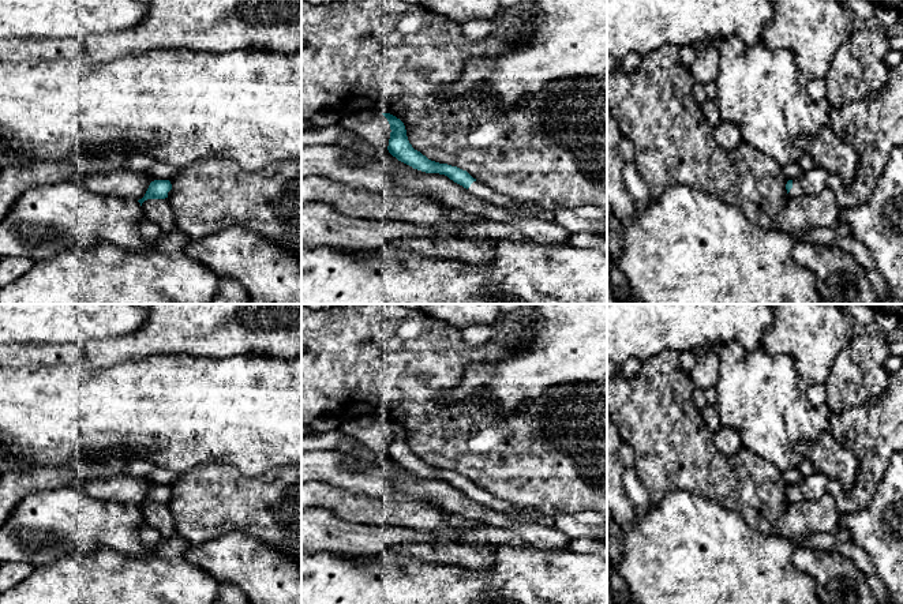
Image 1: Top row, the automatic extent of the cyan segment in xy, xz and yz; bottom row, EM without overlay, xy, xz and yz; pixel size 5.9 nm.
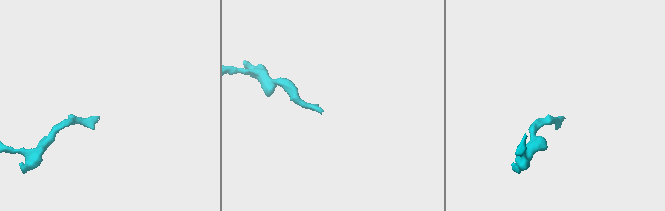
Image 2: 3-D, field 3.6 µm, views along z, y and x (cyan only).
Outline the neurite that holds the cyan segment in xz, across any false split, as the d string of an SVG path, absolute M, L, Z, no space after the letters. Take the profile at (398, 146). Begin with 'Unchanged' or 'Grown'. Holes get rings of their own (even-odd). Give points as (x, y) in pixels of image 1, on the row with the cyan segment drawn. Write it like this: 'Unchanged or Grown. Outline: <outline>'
Grown. Outline: M390 113L382 115L387 119L391 130L387 150L398 161L426 173L445 175L454 183L467 188L471 194L476 195L479 199L495 206L506 207L514 214L536 217L522 202L514 200L510 196L502 195L486 184L479 183L467 170L428 160L412 147L406 136L405 125L400 119Z

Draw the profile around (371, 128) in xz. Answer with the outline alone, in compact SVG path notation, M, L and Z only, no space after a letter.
M363 110L340 115L338 124L353 132L359 143L375 150L387 150L391 130L387 119L381 112Z

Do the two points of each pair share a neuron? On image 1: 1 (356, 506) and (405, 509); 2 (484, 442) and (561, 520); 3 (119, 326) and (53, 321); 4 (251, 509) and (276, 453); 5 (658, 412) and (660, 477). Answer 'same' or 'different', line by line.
1: same
2: different
3: same
4: different
5: same

